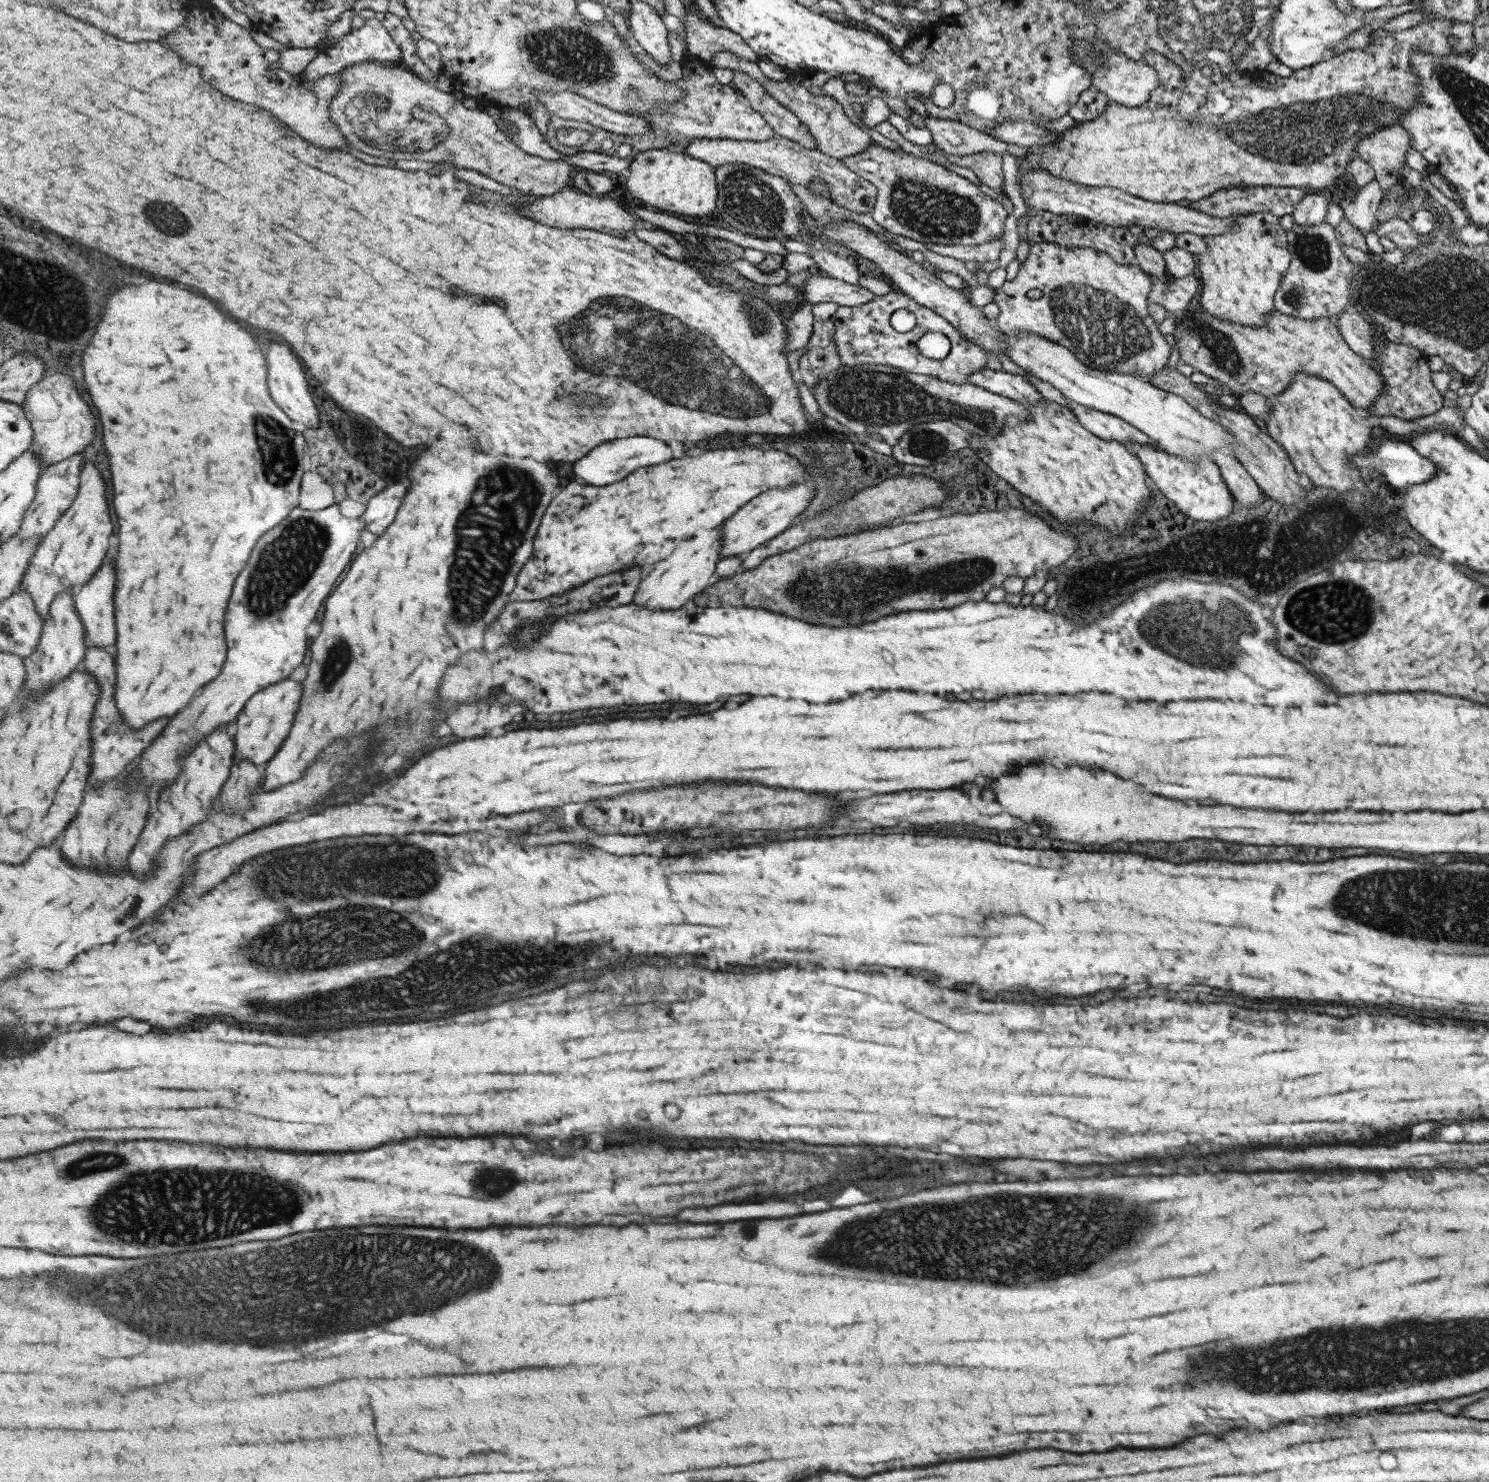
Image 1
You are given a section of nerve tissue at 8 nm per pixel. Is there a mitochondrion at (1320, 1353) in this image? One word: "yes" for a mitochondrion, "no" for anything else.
yes

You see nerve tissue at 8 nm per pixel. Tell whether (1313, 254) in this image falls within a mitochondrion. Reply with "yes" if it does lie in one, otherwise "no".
yes

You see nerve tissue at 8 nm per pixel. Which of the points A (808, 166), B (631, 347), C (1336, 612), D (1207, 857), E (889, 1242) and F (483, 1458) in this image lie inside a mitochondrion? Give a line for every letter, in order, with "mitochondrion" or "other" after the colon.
A: other
B: mitochondrion
C: mitochondrion
D: other
E: mitochondrion
F: other

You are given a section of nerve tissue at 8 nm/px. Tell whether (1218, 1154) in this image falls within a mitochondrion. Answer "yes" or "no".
no

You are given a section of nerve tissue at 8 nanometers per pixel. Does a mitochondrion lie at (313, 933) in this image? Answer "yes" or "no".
yes

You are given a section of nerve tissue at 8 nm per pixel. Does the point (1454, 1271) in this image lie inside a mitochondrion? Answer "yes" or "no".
no

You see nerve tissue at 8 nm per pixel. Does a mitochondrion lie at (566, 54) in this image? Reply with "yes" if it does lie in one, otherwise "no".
yes

